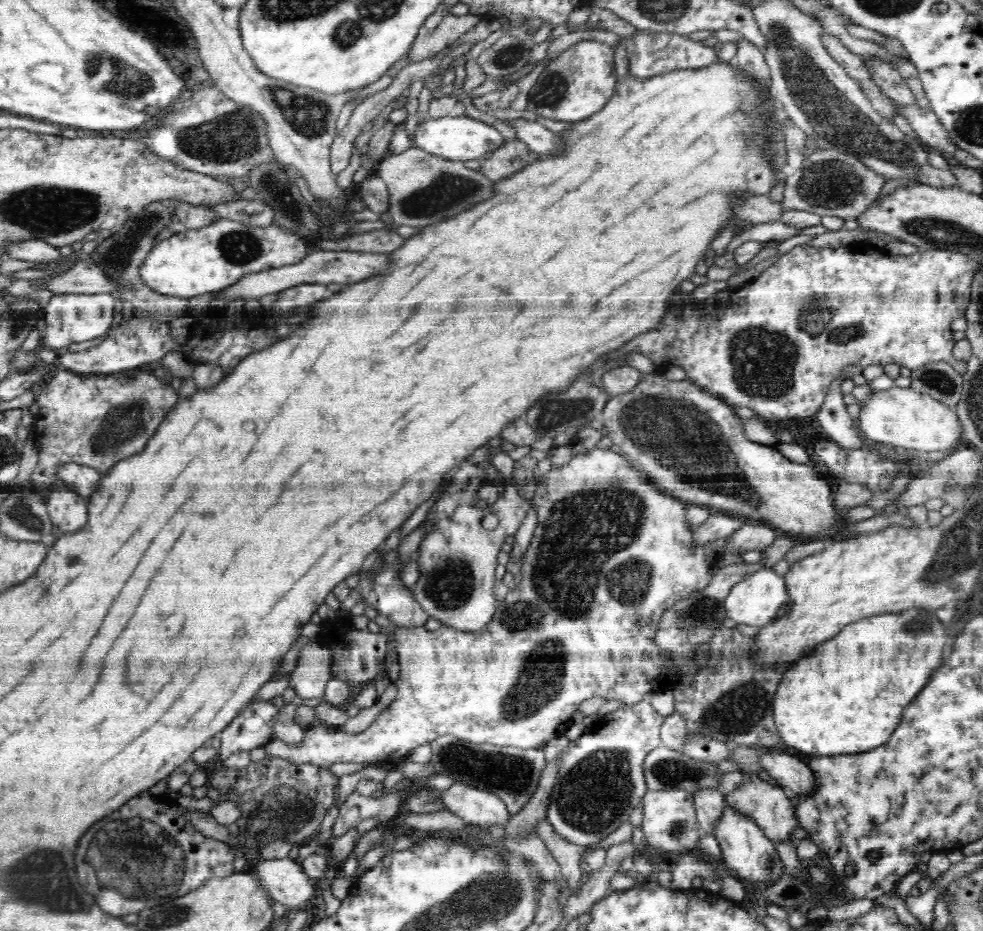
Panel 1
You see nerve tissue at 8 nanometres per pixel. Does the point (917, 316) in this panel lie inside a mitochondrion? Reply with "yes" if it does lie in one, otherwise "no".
no

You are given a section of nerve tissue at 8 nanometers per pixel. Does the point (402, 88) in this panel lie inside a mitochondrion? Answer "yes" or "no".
no

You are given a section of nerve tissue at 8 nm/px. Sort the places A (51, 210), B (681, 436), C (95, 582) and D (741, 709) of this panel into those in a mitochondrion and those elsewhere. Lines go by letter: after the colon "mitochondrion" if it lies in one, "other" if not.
A: mitochondrion
B: mitochondrion
C: other
D: mitochondrion

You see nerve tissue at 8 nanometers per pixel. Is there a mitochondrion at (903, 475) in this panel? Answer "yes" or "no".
no

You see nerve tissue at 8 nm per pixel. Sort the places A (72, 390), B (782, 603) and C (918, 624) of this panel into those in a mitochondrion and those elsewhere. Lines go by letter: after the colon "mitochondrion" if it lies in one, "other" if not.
A: other
B: other
C: mitochondrion

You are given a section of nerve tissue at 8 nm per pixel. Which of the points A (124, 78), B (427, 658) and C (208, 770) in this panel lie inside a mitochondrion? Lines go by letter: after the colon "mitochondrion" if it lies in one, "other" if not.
A: mitochondrion
B: other
C: other

